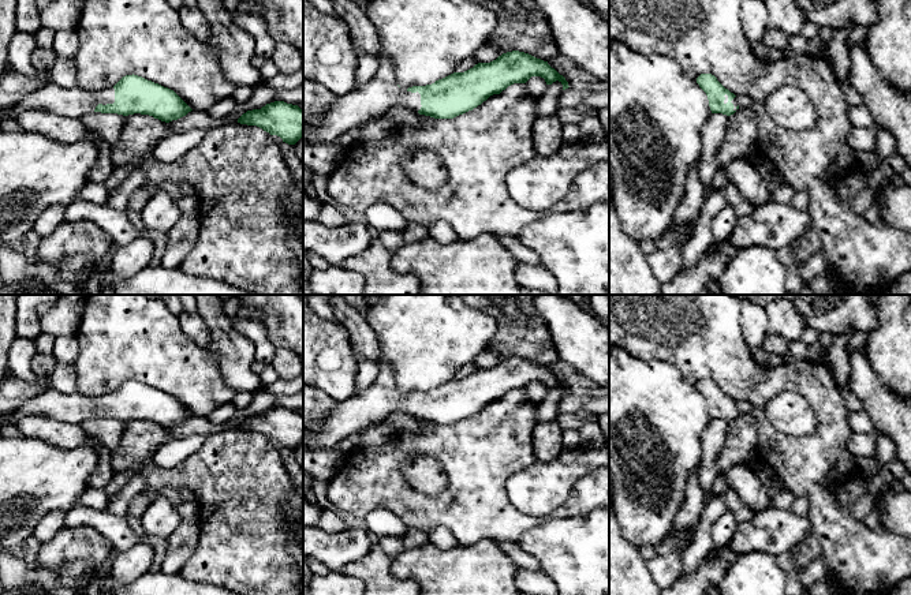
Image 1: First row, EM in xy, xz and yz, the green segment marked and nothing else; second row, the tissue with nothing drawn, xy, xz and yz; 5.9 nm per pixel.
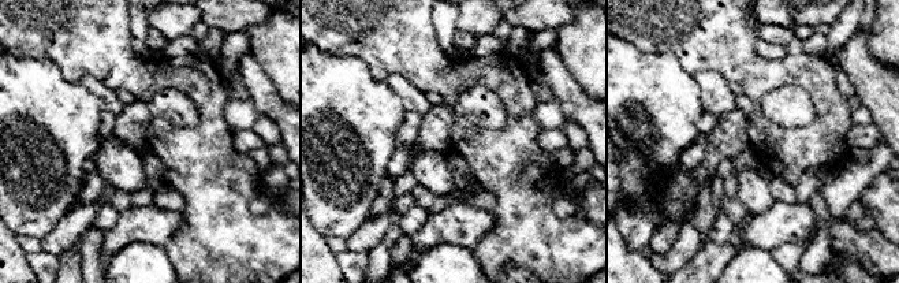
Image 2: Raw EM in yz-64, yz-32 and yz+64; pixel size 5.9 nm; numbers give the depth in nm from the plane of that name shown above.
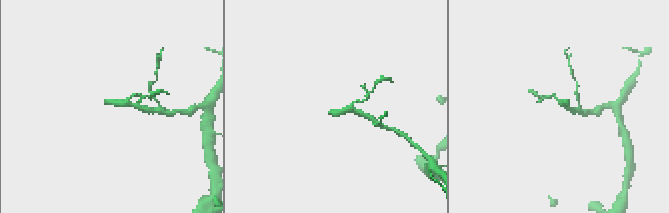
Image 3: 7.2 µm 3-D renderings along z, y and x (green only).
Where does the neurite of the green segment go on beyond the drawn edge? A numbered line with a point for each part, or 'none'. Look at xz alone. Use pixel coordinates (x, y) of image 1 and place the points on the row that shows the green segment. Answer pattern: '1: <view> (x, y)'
1: xz (372, 101)

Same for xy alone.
1: xy (74, 103)

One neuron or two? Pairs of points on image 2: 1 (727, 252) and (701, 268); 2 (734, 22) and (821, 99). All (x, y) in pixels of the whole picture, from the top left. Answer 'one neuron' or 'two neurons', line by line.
1: one neuron
2: one neuron

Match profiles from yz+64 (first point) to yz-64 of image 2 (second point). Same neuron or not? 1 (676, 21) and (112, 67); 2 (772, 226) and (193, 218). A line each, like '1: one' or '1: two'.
1: one
2: two

